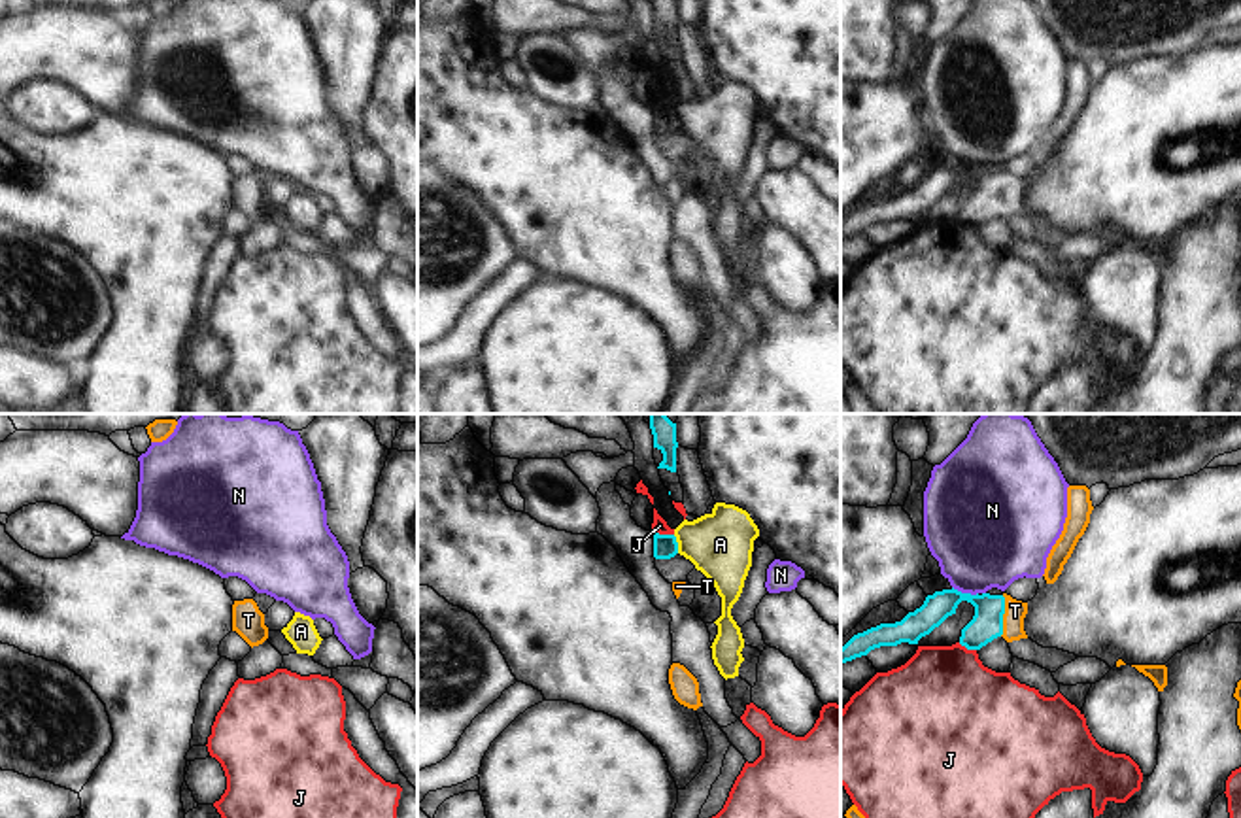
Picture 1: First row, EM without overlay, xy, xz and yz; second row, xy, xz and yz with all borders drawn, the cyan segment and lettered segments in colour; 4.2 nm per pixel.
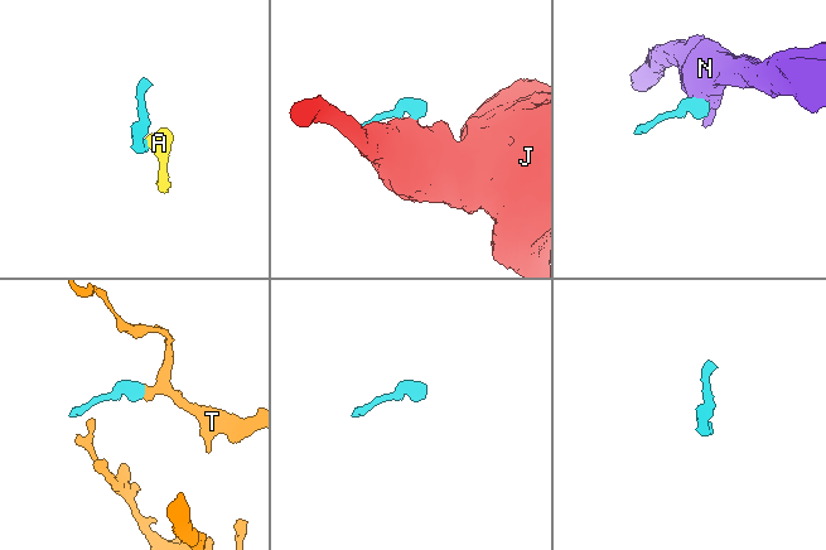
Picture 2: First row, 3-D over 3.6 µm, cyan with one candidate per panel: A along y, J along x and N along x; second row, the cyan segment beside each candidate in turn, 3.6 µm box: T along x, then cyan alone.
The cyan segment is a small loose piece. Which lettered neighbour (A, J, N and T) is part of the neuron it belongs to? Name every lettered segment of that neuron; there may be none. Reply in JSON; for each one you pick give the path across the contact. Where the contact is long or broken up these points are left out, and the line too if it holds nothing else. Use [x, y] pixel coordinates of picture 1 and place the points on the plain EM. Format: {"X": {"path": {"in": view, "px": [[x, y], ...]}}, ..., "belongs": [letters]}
{"T": {"path": {"in": "yz", "px": [[986, 201], [1002, 193], [1015, 187]]}}, "belongs": ["T"]}

